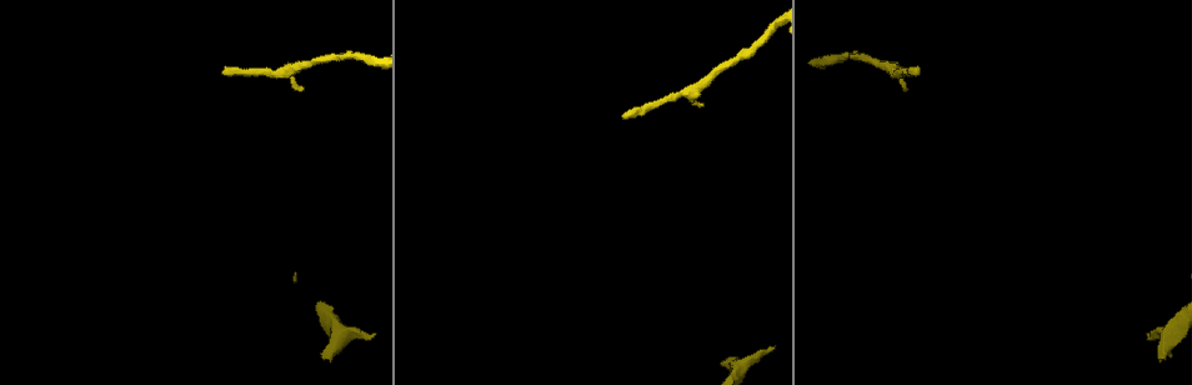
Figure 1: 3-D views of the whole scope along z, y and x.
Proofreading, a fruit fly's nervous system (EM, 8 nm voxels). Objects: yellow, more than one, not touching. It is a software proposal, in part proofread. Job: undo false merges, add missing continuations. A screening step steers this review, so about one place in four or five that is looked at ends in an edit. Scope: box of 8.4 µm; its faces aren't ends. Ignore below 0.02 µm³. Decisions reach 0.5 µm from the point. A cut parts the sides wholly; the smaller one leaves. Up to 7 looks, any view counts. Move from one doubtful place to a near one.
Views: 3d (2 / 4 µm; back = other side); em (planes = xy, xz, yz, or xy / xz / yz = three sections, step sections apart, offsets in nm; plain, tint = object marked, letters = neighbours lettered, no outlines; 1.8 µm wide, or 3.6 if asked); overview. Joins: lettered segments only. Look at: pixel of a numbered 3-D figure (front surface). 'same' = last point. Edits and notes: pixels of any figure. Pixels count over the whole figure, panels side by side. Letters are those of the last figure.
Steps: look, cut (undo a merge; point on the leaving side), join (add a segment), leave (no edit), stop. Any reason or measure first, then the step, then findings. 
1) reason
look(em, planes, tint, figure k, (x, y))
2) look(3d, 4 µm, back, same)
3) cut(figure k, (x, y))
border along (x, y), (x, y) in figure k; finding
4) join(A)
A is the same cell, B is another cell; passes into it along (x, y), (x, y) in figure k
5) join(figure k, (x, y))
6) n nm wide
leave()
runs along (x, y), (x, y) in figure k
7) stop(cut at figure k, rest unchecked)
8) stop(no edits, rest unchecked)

look(em, xz, step 8, letters, figure 1, (622, 117))

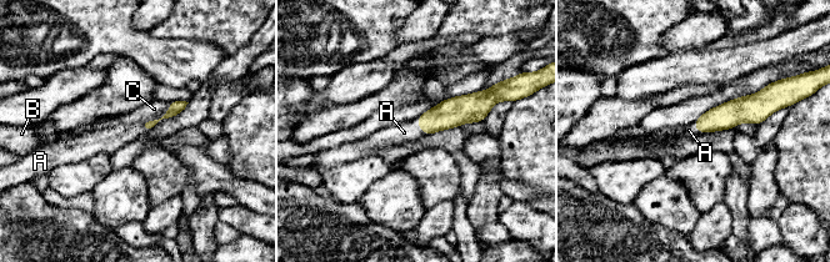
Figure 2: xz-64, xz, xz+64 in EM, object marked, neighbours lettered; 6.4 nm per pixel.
join(A)
A is the same cell, B and C are other cells; passes into it along (451, 112), (419, 126), (404, 132) in figure 2; it goes on there

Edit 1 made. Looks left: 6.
branch stops here
look(3d, 2 µm, figure 1, (906, 88))

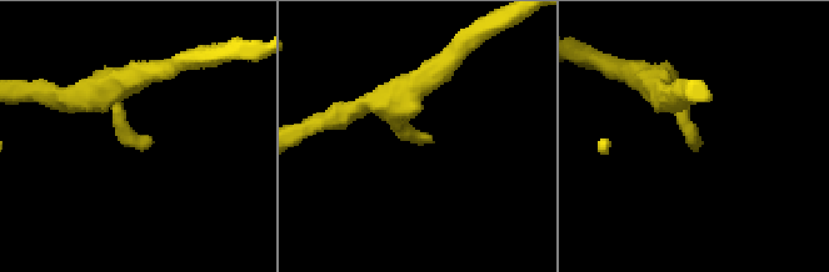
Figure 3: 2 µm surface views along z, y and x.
look(em, xz, step 8, tint, figure 3, (430, 139))

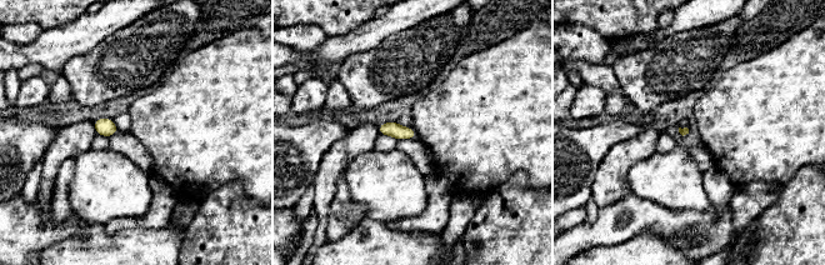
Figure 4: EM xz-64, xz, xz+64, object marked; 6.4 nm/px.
another direction
look(em, yz, step 8, letters, same)

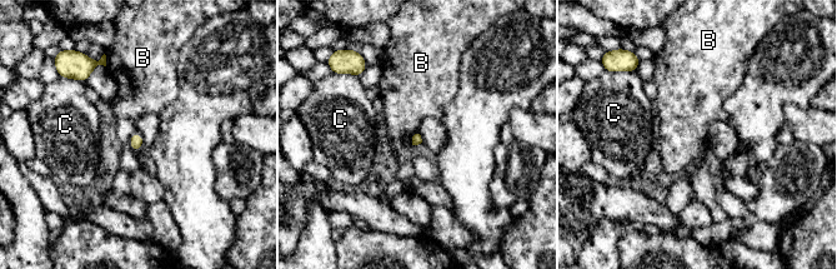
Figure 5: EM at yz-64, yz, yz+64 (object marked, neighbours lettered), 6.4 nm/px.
B touches over 90 nm
leave()
B and C are other cells; no lettered segment goes on from it

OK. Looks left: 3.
branch stops here
look(em, planes, letters, figure 1, (731, 359))

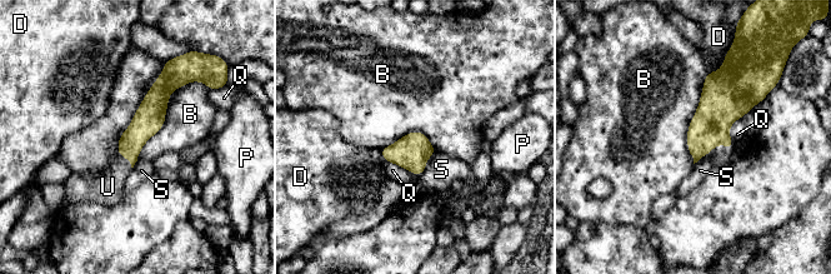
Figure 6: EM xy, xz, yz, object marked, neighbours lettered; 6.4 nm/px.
B touches over 650 nm
join(U)
U is the same cell, B, D, P, Q and S are other cells; passes into it along (145, 124), (128, 158), (108, 187) in figure 6; it goes on there

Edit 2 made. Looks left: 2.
stop(join at figure 2, join at figure 6, rest unchecked)

